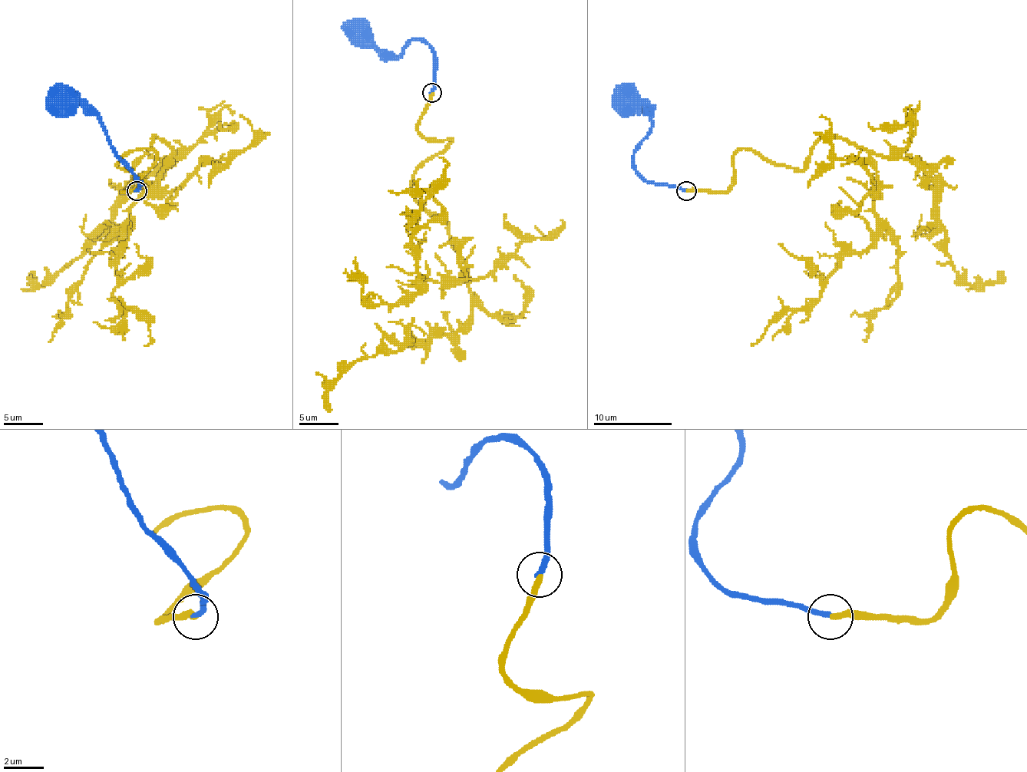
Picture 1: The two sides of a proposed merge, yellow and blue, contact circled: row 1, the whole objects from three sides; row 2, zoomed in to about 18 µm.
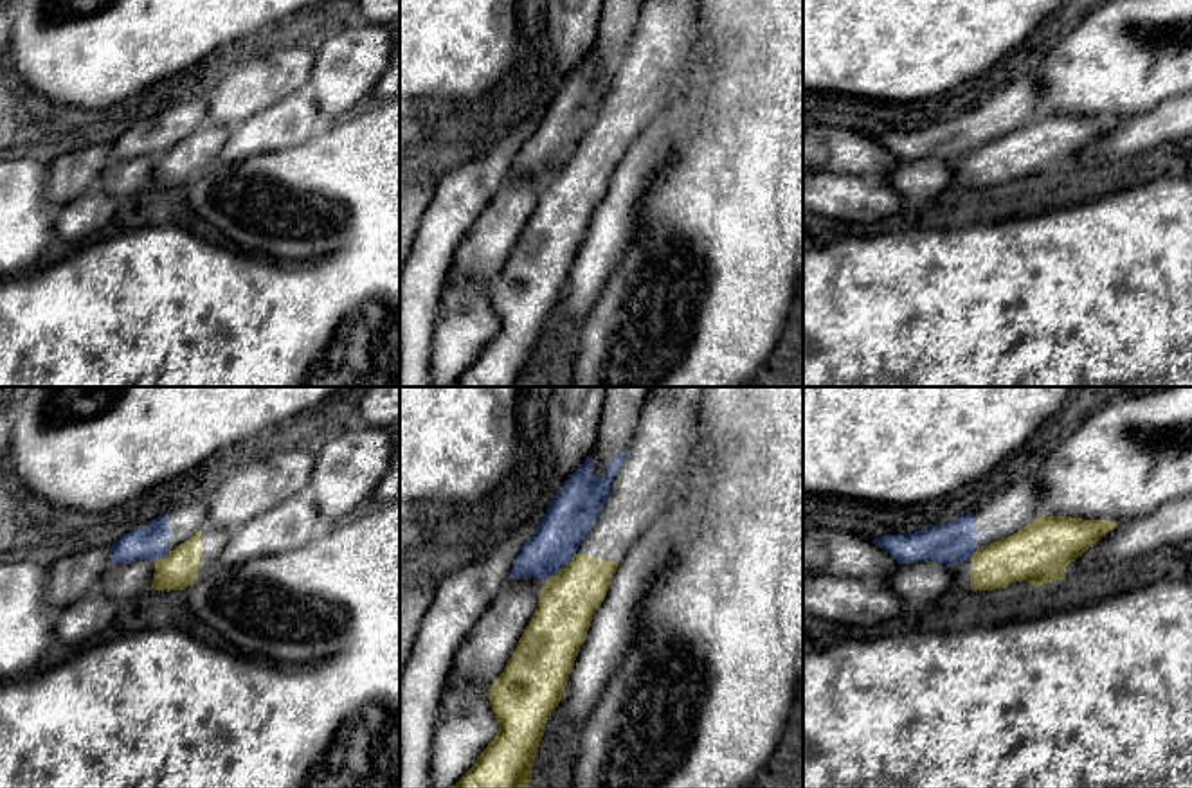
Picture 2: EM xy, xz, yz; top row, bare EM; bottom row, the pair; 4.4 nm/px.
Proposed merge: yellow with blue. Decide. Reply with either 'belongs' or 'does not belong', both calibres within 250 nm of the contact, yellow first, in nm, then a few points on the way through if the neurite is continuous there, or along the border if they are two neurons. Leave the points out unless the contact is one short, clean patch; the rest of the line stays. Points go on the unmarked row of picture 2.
does not belong; calibres 260 and 220 nm; border xz (575, 150), (546, 179)

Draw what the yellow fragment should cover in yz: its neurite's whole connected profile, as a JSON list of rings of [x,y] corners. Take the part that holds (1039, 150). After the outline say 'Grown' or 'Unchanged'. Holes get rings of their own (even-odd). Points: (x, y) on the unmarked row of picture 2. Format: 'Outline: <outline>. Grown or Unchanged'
Outline: [[[1043,112],[951,164],[953,184],[978,189],[1028,178],[1037,185],[1064,176],[1066,164],[1118,121]]]. Grown

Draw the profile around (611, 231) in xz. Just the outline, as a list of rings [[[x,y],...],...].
[[[708,61],[693,68],[679,99],[637,137],[634,146],[619,160],[603,200],[592,212],[587,234],[580,243],[567,277],[564,308],[567,320],[576,333],[598,302],[598,297],[603,293],[621,255],[632,245],[637,209],[650,185],[657,182],[657,173],[666,171],[681,157],[681,149],[693,135],[697,122],[704,119],[708,108],[708,90],[713,79],[713,67]]]

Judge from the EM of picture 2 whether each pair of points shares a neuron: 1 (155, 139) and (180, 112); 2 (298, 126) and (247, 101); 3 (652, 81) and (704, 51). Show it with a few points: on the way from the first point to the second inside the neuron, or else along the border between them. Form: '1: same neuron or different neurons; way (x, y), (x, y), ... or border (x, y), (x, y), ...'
1: same neuron; way (162, 132), (175, 119)
2: different neurons; border (301, 90), (276, 99), (236, 126)
3: different neurons; border (699, 35), (692, 60), (670, 94)

